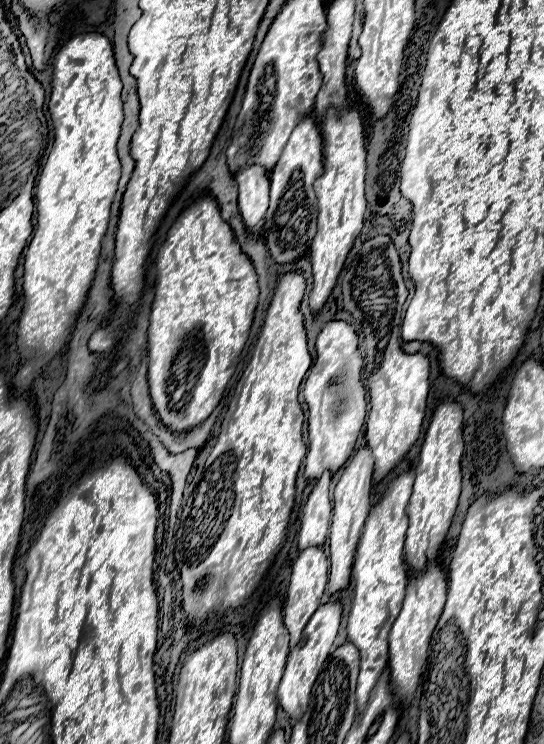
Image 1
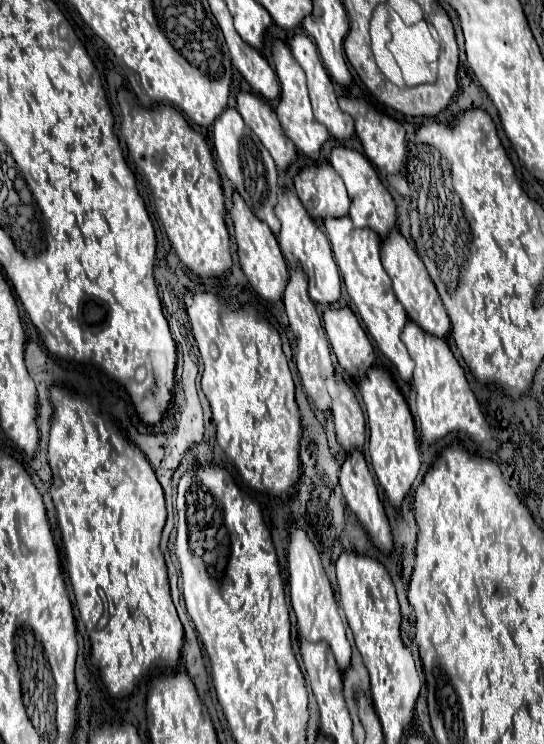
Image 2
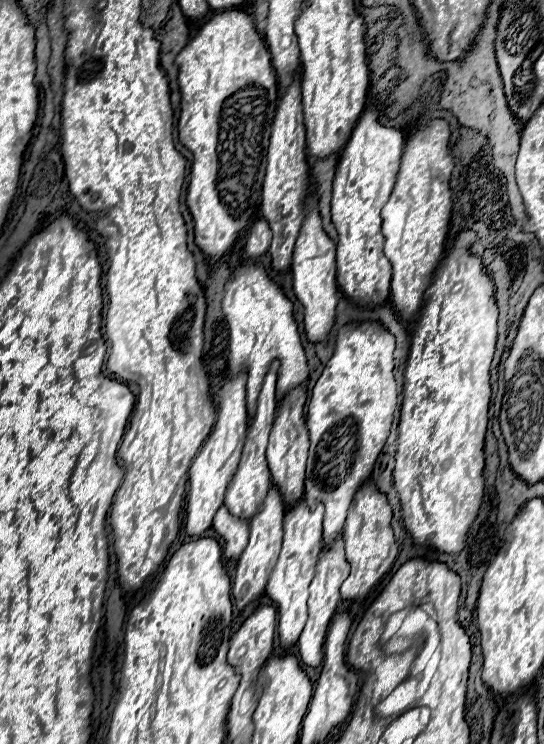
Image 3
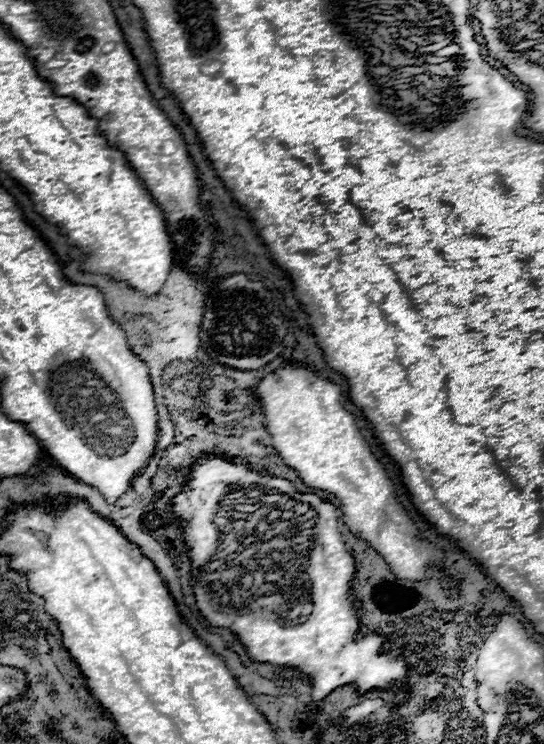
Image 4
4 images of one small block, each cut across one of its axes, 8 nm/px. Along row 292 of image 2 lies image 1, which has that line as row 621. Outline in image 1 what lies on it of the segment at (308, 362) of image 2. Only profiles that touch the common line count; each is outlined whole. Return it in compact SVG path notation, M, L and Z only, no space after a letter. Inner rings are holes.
M306 548L300 552L292 566L292 576L290 576L290 588L288 596L284 602L284 626L290 632L290 648L296 648L302 640L302 632L310 620L310 616L316 612L320 606L320 598L324 594L324 586L328 582L328 558L322 548Z

